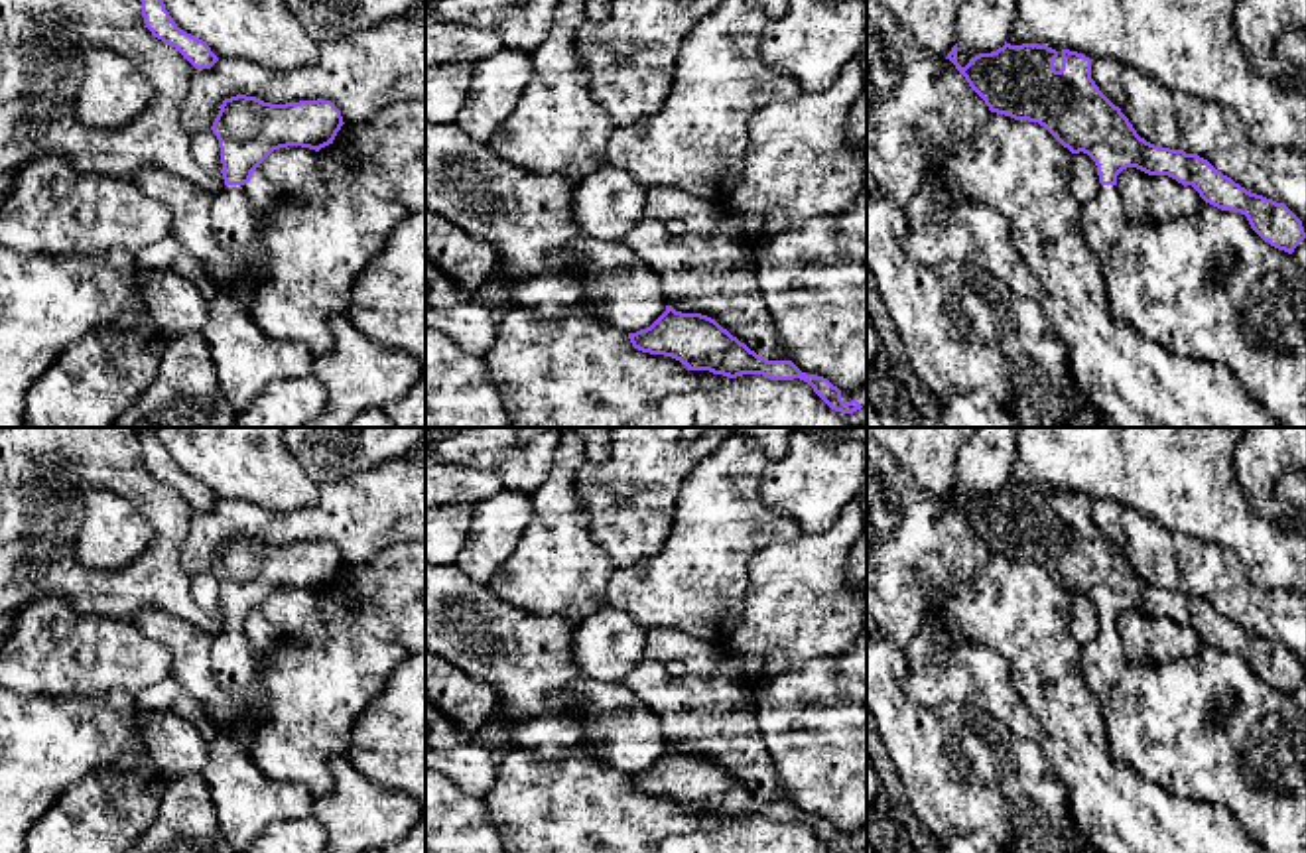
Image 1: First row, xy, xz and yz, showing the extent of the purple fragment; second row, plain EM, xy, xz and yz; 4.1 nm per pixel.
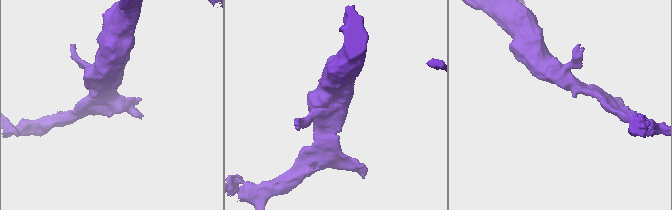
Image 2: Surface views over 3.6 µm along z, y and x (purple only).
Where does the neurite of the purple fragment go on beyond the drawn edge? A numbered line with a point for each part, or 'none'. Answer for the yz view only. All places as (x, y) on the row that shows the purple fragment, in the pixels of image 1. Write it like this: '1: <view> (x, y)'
1: yz (1104, 217)

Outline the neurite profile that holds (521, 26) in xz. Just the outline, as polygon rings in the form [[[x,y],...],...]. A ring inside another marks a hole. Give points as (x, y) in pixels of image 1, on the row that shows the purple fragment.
[[[435,0],[435,18],[492,30],[506,49],[530,55],[546,37],[559,0]]]

